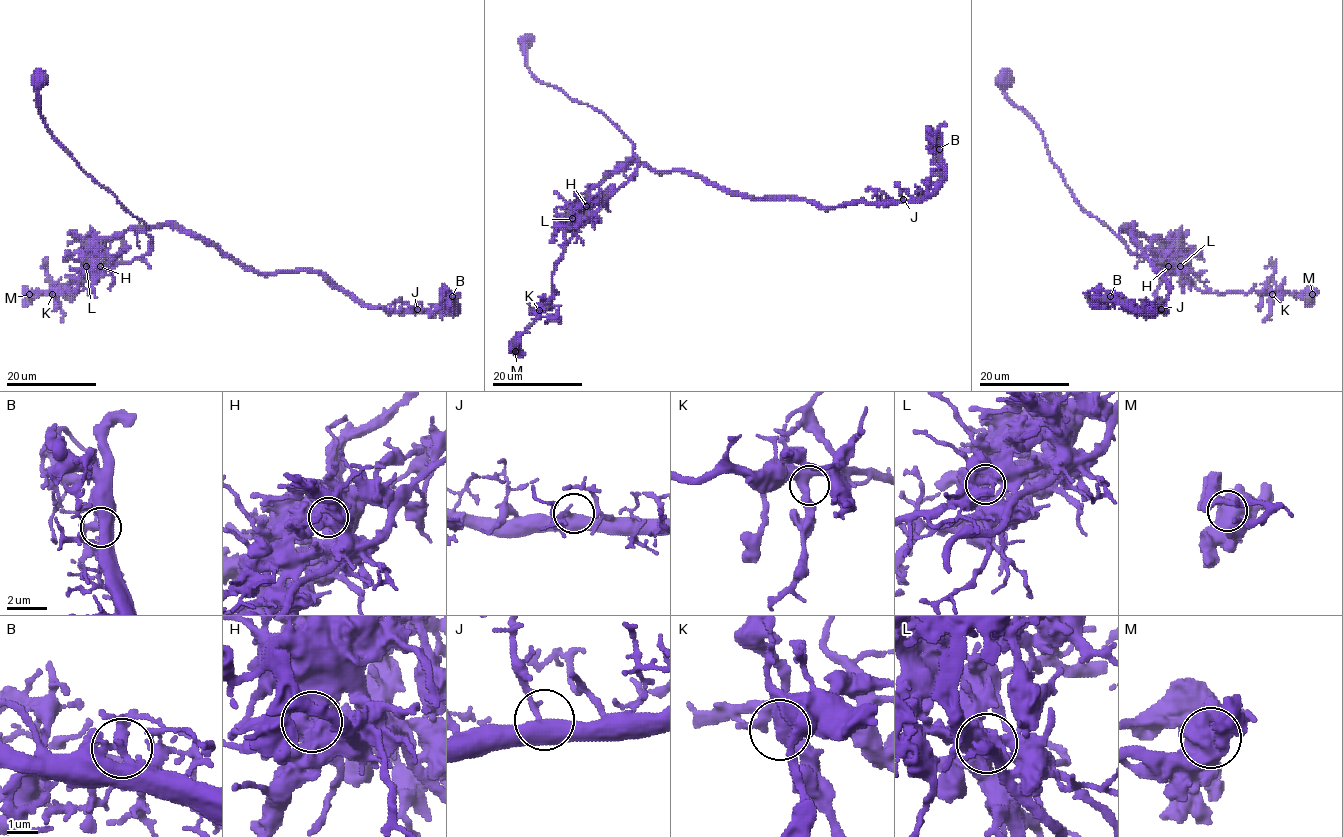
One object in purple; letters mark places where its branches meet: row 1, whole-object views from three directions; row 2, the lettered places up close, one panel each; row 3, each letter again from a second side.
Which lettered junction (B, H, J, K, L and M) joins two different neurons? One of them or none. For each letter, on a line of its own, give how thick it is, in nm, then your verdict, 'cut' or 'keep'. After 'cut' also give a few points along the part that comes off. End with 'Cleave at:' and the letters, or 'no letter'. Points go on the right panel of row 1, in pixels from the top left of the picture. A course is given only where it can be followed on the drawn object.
B: 400 nm thick; keep
H: 700 nm thick; cut; foreign part runs (1168, 265), (1152, 237), (1123, 227), (1132, 225), (1170, 285), (1164, 311), (1126, 309), (1088, 291)
J: 420 nm thick; keep
K: 420 nm thick; keep
L: 360 nm thick; keep
M: 650 nm thick; keep
Cleave at: H

